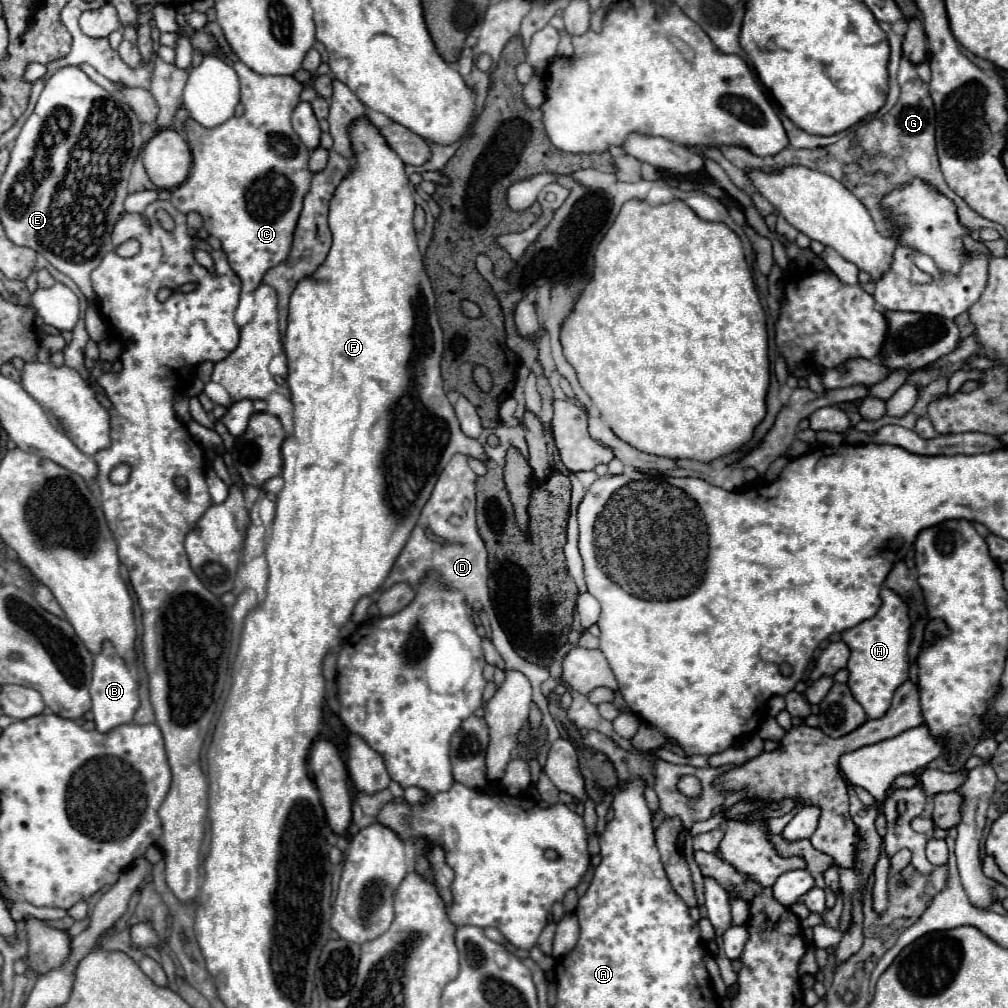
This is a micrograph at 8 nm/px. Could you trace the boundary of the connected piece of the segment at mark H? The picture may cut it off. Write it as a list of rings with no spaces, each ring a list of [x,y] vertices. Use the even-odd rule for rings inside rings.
[[[881,588],[881,608],[877,614],[855,628],[849,628],[841,634],[841,638],[851,648],[849,658],[849,688],[855,700],[865,708],[869,718],[881,718],[893,698],[893,692],[907,680],[909,664],[907,664],[907,646],[909,646],[909,616],[907,604],[901,596],[891,592],[889,588]]]

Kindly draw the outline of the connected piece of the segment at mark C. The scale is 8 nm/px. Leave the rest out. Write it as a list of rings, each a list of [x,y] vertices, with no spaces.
[[[235,62],[233,68],[241,82],[241,104],[245,106],[245,112],[243,116],[233,116],[215,128],[203,128],[191,118],[183,122],[183,132],[187,134],[193,154],[193,168],[187,176],[187,182],[171,190],[169,202],[183,214],[201,214],[205,230],[221,240],[229,258],[229,266],[241,278],[243,294],[247,294],[261,284],[263,274],[269,268],[277,266],[289,256],[295,224],[303,208],[303,198],[309,192],[313,172],[307,168],[309,150],[291,126],[291,112],[301,102],[299,96],[303,84],[293,76],[261,76],[243,62]]]

